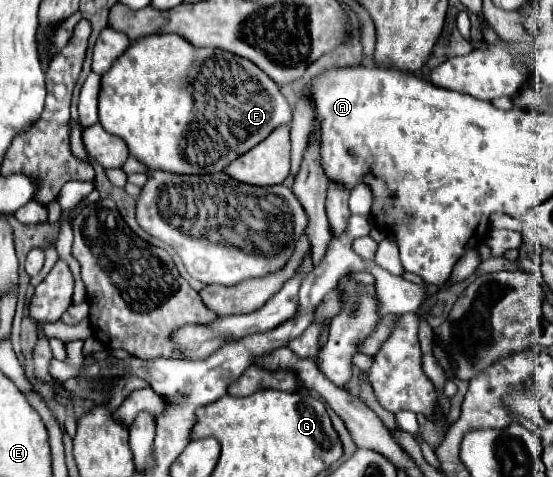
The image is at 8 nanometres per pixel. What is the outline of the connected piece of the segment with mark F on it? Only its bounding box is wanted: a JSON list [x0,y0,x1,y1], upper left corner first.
[98,33,292,173]

